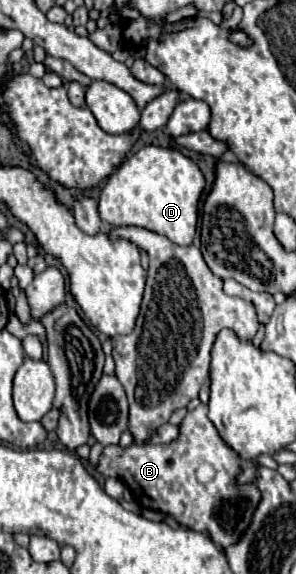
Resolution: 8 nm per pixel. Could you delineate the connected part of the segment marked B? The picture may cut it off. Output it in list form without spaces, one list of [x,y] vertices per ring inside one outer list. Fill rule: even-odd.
[[[202,403],[184,417],[176,441],[168,445],[106,445],[96,469],[100,475],[104,475],[104,479],[116,477],[124,481],[142,509],[172,515],[178,523],[188,525],[194,531],[206,531],[220,547],[232,545],[238,541],[238,537],[242,537],[260,501],[260,493],[254,483],[236,485],[236,475],[242,471],[242,461],[234,457],[234,451],[228,445],[222,445],[222,437],[218,437],[218,431],[208,419],[208,405]],[[204,463],[216,471],[214,479],[208,483],[200,483],[196,479],[196,469]],[[228,503],[232,503],[232,515],[224,513]]]

